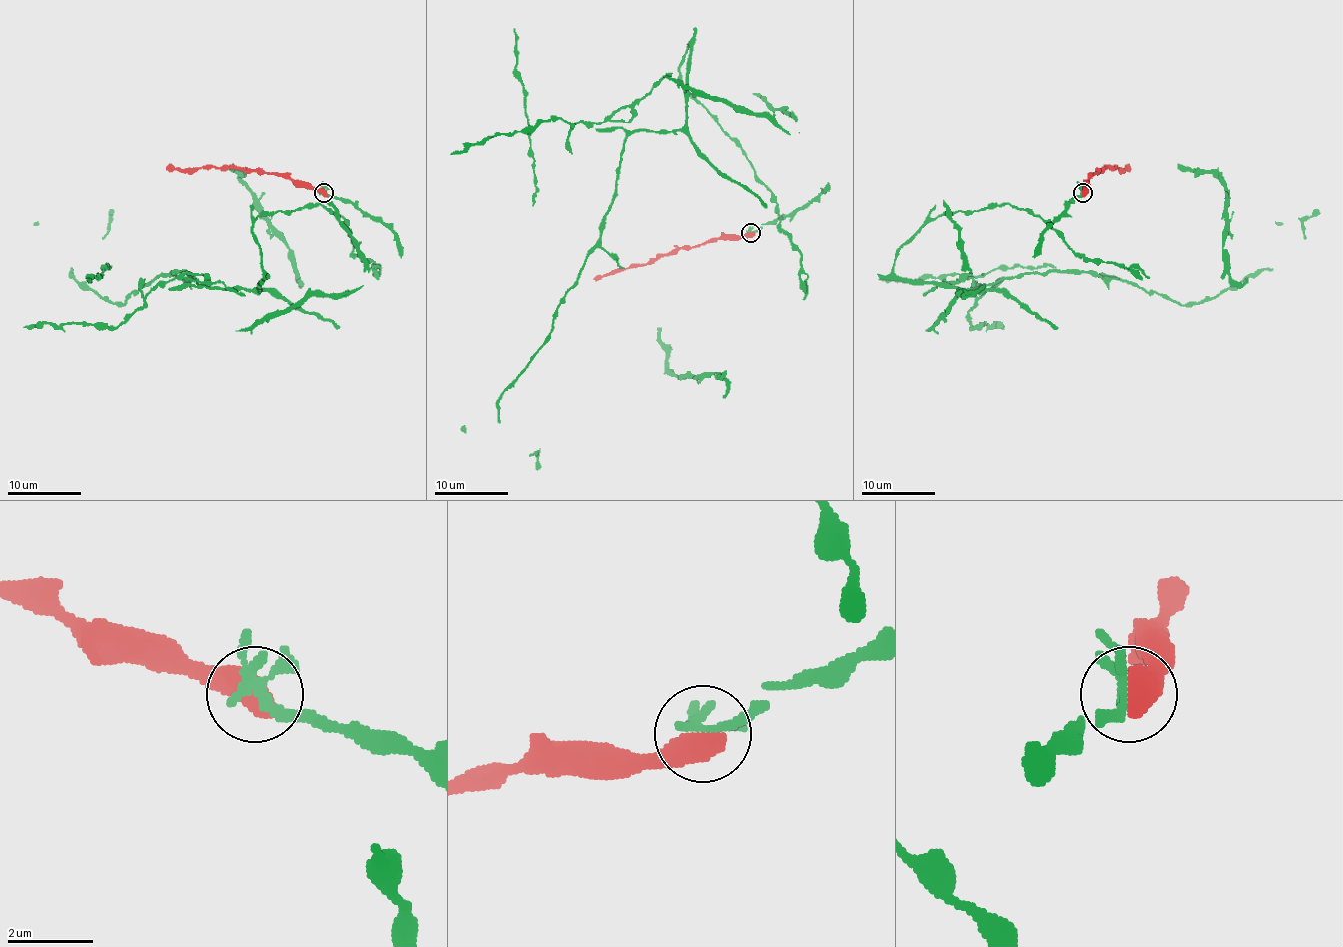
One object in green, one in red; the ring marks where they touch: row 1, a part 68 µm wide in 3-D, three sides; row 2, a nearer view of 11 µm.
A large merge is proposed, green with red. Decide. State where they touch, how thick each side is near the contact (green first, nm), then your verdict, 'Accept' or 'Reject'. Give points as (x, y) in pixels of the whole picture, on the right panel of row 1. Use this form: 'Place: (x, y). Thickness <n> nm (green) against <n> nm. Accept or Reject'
Place: (1082, 192). Thickness 190 nm (green) against 700 nm. Accept

